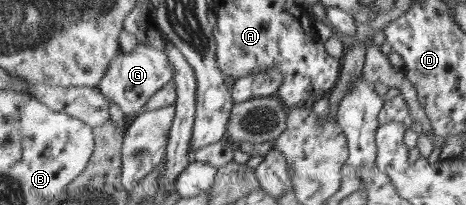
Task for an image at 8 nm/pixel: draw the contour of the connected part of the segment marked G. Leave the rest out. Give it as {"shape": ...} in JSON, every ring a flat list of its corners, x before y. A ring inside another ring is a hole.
{"shape":[[138,44,130,53,123,52,111,60,107,74,100,79,100,84,95,87,106,98,113,99,118,104,126,117,134,118,142,110,146,109,148,99,162,90,164,86,175,78,175,68,164,50,150,45]]}

